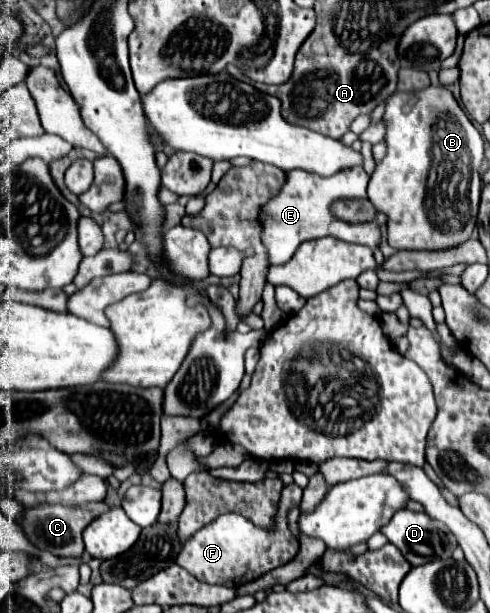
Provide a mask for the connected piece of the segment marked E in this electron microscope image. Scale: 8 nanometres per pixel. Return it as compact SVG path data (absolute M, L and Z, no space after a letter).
M362 167L344 169L332 177L320 177L306 171L290 171L286 183L280 189L280 195L270 199L262 207L262 223L264 223L262 241L268 249L270 261L286 263L292 259L292 255L304 241L320 239L320 237L336 237L346 243L360 243L360 245L368 245L370 249L376 249L380 241L380 225L386 223L386 217L382 213L378 213L372 223L350 225L350 223L338 221L330 211L330 205L340 197L342 199L366 197L368 179L370 177L366 175Z

